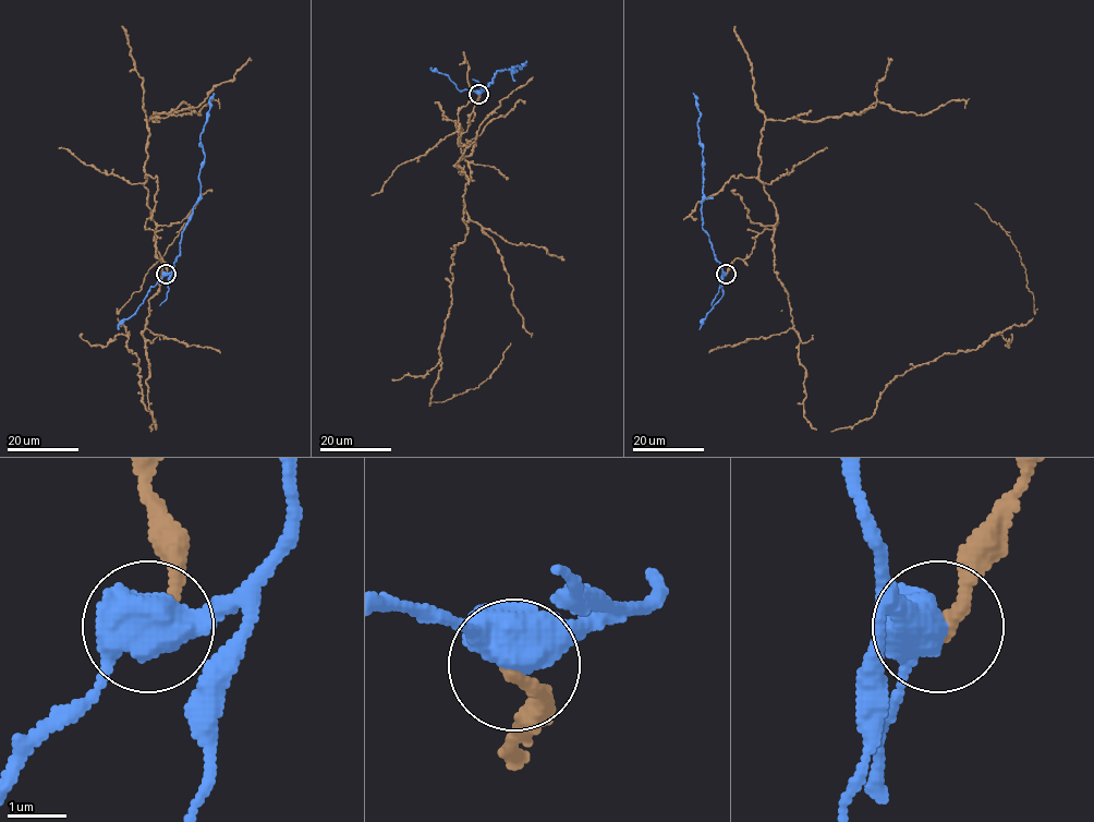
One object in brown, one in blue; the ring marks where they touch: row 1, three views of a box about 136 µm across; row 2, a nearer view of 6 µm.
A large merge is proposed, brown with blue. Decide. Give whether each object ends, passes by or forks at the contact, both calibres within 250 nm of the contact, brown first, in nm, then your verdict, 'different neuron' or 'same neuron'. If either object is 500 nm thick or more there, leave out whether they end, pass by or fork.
brown ends there; blue forks there; 260 nm thick on the brown side, 460 nm on the other; different neuron

